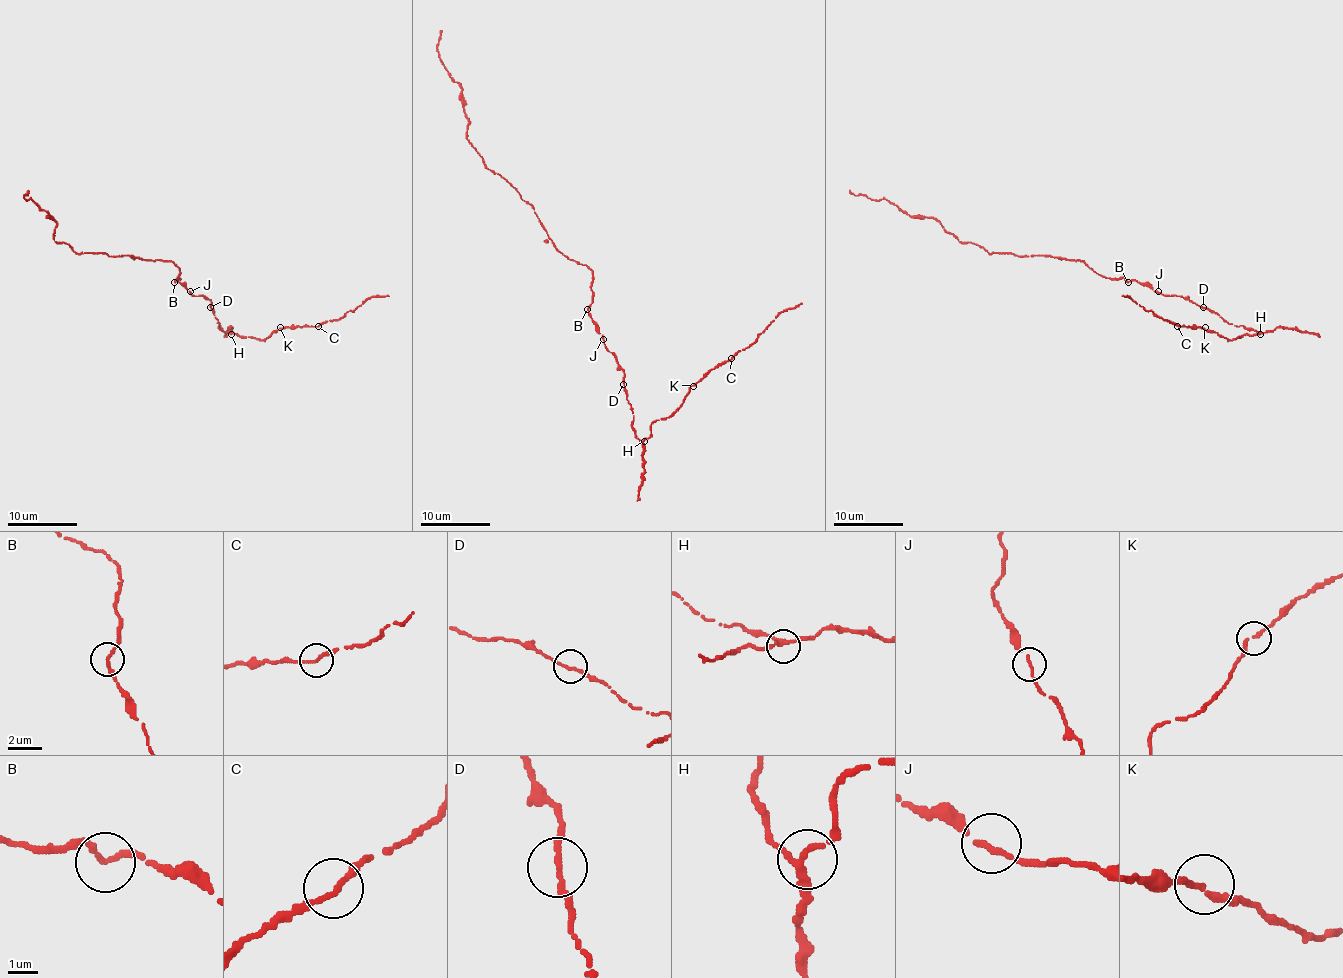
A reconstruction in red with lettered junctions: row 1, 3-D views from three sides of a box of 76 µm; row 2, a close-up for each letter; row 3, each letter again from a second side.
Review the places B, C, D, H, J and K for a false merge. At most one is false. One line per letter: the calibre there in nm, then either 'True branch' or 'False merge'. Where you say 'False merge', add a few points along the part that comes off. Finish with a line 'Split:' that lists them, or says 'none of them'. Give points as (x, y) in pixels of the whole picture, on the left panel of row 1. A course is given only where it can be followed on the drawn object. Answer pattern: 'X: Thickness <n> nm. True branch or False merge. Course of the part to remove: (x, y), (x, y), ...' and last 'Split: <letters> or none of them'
B: Thickness 200 nm. True branch
C: Thickness 200 nm. True branch
D: Thickness 200 nm. True branch
H: Thickness 200 nm. True branch
J: Thickness 160 nm. True branch
K: Thickness 190 nm. True branch
Split: none of them

